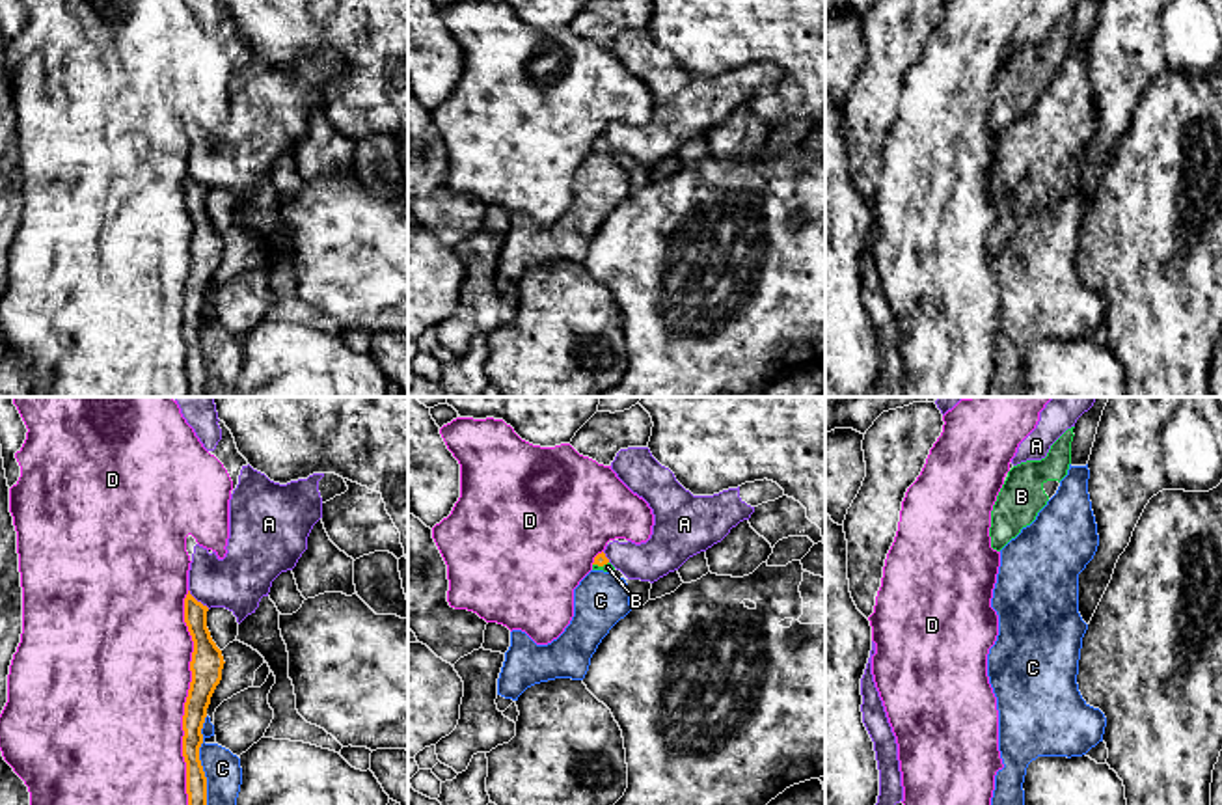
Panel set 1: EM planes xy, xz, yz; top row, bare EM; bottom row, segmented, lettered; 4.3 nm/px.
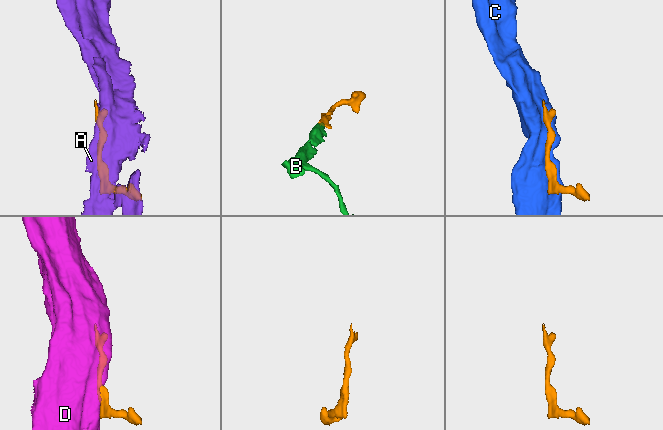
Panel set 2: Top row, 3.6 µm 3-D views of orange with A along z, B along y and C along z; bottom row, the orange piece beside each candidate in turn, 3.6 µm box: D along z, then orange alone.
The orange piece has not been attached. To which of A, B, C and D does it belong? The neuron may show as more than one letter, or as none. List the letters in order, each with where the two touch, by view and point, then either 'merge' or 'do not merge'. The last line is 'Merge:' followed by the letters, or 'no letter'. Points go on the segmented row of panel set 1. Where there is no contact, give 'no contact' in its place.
A: contact xy (196, 600); do not merge
B: contact xz (600, 565); merge
C: contact xy (200, 761); do not merge
D: contact xy (187, 697); do not merge
Merge: B

